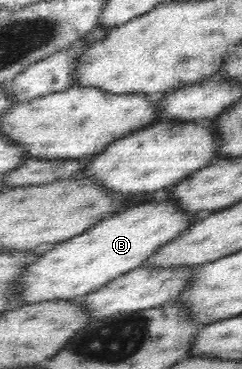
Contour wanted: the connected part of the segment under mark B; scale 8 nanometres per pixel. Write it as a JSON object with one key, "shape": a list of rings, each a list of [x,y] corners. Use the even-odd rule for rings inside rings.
{"shape":[[[174,201],[143,202],[124,208],[114,216],[96,222],[90,230],[56,244],[46,252],[36,253],[40,258],[32,258],[32,262],[22,268],[26,274],[18,278],[20,284],[16,290],[22,292],[18,297],[24,300],[22,304],[56,299],[80,300],[108,282],[142,267],[152,252],[182,236],[192,224],[192,214],[180,209]]]}

